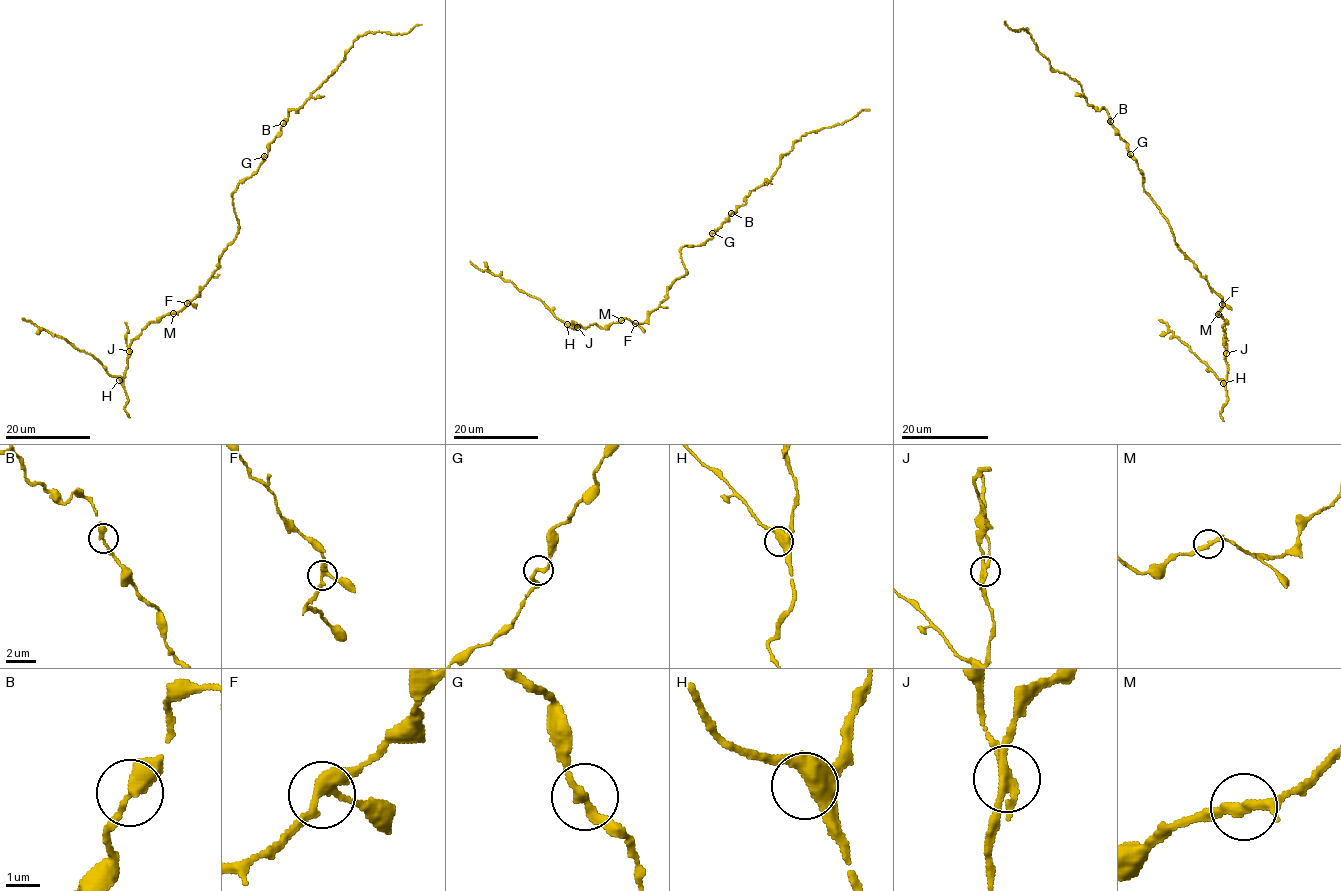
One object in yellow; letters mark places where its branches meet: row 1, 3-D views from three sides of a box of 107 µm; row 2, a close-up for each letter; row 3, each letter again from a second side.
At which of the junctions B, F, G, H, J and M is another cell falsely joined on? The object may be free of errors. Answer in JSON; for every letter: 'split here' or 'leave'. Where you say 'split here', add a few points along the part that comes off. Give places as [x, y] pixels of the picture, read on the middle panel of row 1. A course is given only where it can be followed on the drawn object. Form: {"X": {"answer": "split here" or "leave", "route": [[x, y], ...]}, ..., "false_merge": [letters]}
{"B": {"answer": "leave"}, "F": {"answer": "leave"}, "G": {"answer": "leave"}, "H": {"answer": "leave"}, "J": {"answer": "split here"}, "M": {"answer": "leave"}, "false_merge": ["J"]}

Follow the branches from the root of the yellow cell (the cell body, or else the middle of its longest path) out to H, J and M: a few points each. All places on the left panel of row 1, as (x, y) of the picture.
H: (239, 222), (235, 238), (200, 291), (180, 310), (151, 321), (132, 341), (125, 374), (119, 380)
J: (239, 222), (235, 238), (220, 256), (219, 267), (207, 284), (180, 310), (151, 321), (132, 341), (130, 351)
M: (239, 222), (236, 236), (220, 256), (219, 267), (200, 291), (173, 313)

